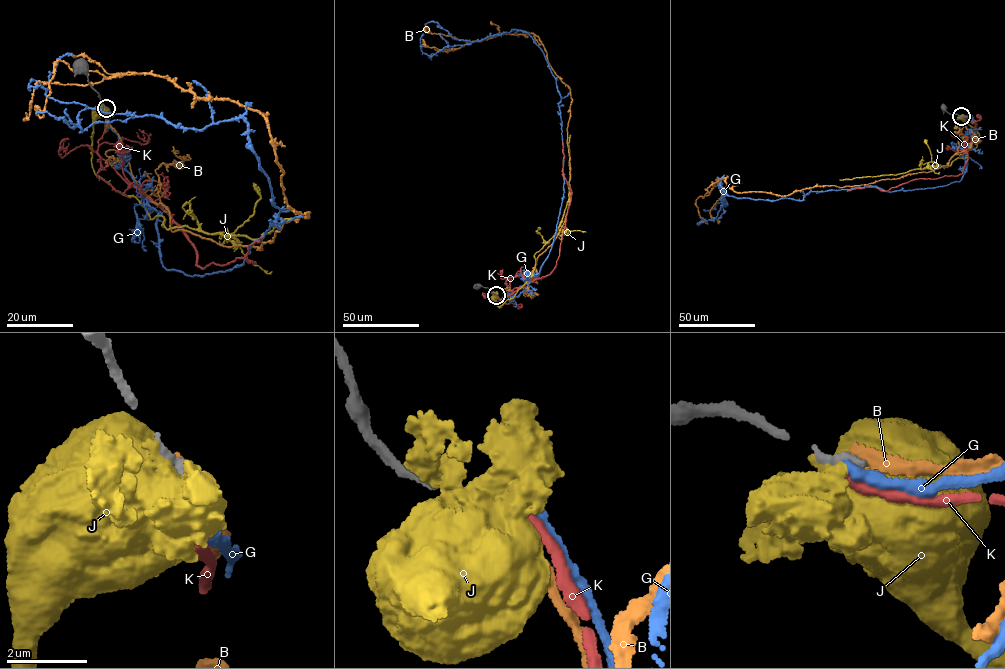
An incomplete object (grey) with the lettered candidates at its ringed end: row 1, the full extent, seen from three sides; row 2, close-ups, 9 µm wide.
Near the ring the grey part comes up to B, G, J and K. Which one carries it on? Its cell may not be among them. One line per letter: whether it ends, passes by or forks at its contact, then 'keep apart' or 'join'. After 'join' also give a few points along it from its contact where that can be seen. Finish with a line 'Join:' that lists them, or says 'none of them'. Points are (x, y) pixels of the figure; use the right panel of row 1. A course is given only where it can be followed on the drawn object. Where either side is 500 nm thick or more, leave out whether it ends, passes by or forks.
B: it ends; keep apart
G: it ends; keep apart
J: keep apart
K: it ends; keep apart
Join: none of them

